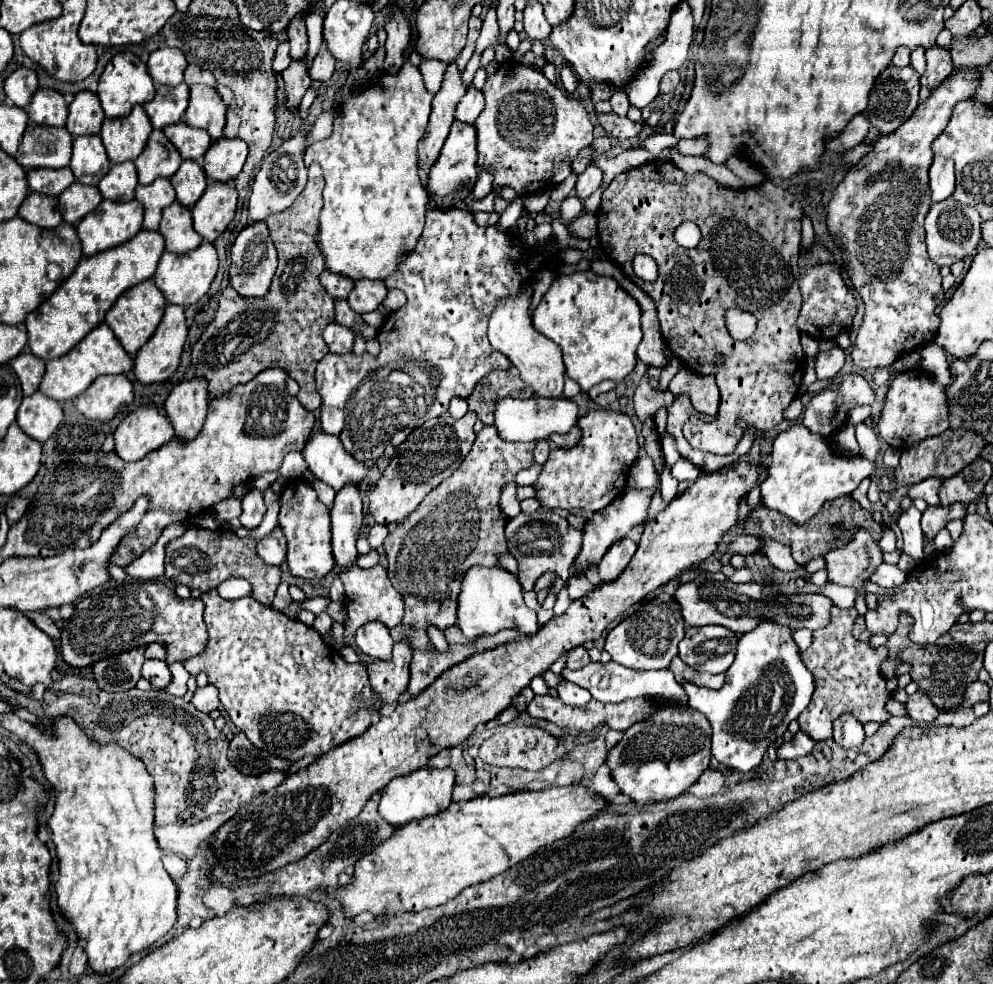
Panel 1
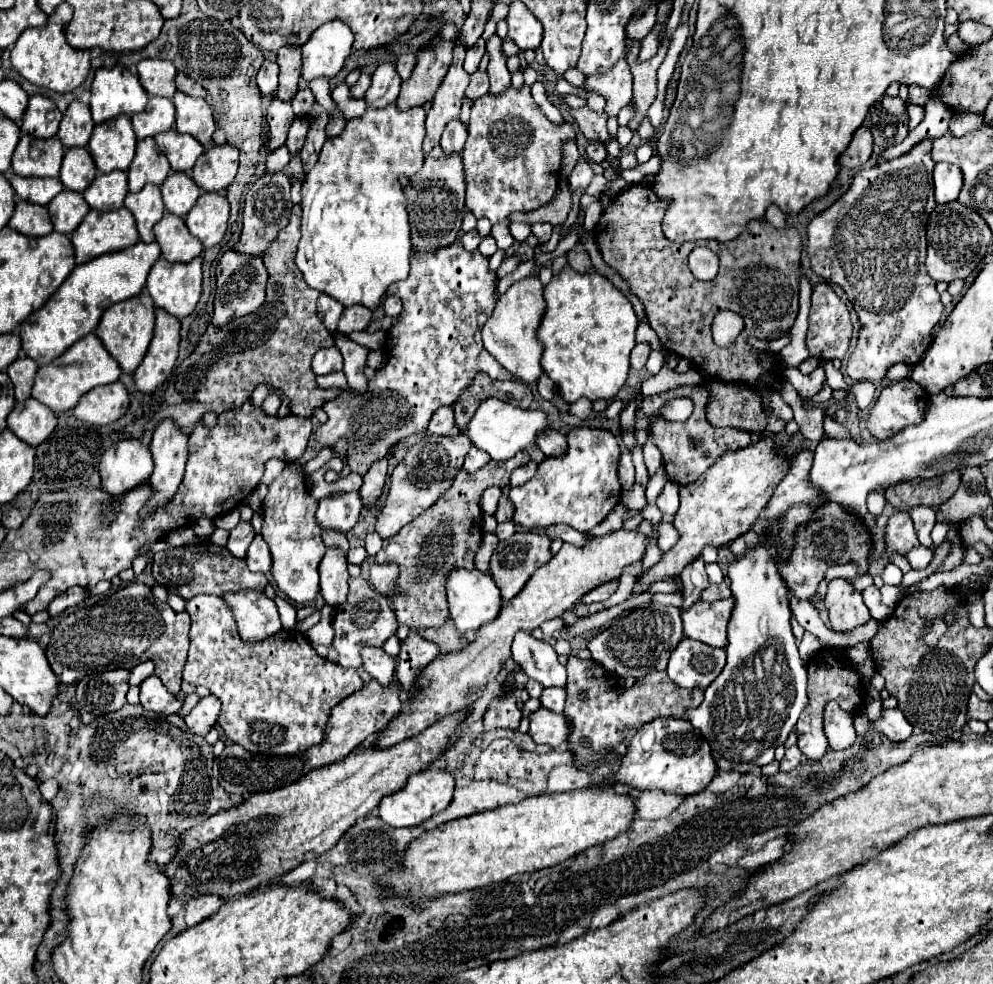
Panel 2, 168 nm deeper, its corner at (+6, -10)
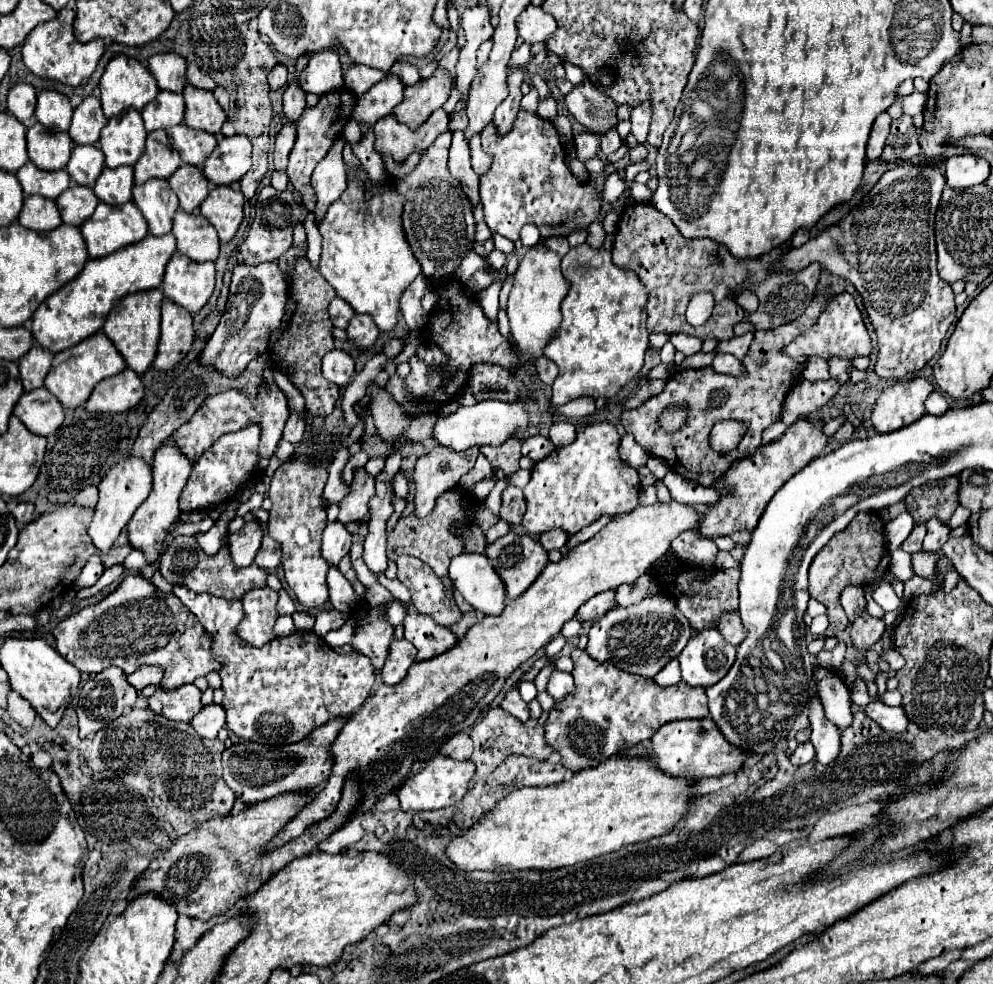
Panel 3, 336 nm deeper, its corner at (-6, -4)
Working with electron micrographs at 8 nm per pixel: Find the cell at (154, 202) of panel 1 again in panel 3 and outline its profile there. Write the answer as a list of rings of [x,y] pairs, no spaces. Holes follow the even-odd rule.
[[[147,180],[147,184],[133,186],[133,202],[145,216],[149,232],[153,236],[163,236],[171,232],[179,200],[169,188],[167,180]]]

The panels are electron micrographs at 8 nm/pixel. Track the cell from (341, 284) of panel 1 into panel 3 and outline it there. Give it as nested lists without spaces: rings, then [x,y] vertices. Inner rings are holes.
[[[335,298],[331,304],[329,304],[329,316],[331,316],[331,322],[333,326],[337,328],[347,328],[349,326],[349,320],[353,318],[353,308],[349,308],[349,304],[345,304],[345,300],[341,298]]]

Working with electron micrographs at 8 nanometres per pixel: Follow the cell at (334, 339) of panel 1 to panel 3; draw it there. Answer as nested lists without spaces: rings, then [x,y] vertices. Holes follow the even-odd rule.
[[[343,350],[327,352],[327,356],[323,358],[323,376],[341,388],[347,386],[355,376],[353,358]]]

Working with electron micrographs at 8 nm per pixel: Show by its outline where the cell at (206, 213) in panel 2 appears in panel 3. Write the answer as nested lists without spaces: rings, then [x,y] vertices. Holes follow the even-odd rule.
[[[213,186],[199,206],[201,214],[215,226],[221,242],[229,242],[243,220],[243,192],[229,186]]]

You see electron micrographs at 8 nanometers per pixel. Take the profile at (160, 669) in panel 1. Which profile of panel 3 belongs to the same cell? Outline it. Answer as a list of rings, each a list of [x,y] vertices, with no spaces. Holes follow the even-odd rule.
[[[185,684],[173,692],[157,692],[149,698],[149,708],[155,714],[175,722],[189,722],[201,710],[201,692],[193,684]]]

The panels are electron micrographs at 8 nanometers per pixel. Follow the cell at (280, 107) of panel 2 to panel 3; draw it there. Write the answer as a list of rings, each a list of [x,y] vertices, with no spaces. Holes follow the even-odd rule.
[[[283,124],[281,132],[277,134],[275,150],[273,150],[275,170],[285,170],[287,168],[287,156],[293,148],[293,140],[295,140],[295,124]]]

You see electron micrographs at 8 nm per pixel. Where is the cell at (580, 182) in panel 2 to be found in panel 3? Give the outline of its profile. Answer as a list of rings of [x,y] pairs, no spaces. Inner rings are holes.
[[[581,132],[581,134],[577,134],[575,136],[575,150],[577,150],[577,158],[581,160],[581,162],[585,162],[585,160],[589,160],[591,156],[595,156],[597,154],[597,150],[599,150],[599,140],[597,140],[597,136],[595,134],[591,134],[591,132]]]

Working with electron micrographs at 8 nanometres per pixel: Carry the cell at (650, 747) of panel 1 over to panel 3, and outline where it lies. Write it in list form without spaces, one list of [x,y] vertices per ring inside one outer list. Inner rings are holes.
[[[711,718],[669,722],[659,732],[655,732],[651,742],[653,742],[653,754],[655,754],[653,762],[671,776],[685,776],[691,780],[723,776],[729,772],[737,772],[745,762],[745,752],[729,744]]]

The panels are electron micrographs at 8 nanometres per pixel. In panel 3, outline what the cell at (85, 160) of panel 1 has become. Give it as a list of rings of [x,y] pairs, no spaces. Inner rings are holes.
[[[73,146],[71,160],[65,170],[79,186],[93,186],[103,166],[105,158],[97,146]]]

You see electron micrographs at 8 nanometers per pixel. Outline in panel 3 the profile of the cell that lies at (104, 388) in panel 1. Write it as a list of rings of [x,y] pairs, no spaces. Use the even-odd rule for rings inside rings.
[[[125,368],[121,374],[101,380],[101,384],[97,384],[93,394],[89,396],[85,408],[89,412],[121,414],[135,408],[141,402],[141,398],[143,398],[141,378],[131,368]]]

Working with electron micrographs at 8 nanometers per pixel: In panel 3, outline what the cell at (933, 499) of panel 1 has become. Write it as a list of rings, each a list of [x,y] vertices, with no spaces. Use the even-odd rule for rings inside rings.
[[[929,520],[927,524],[927,536],[923,540],[923,552],[937,552],[941,546],[949,540],[951,528],[947,524],[941,524],[939,520]]]

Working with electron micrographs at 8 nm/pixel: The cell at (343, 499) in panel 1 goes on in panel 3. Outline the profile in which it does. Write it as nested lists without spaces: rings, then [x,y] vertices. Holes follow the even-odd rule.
[[[331,568],[327,574],[327,584],[329,584],[329,602],[333,610],[349,614],[355,610],[355,592],[349,584],[349,580],[337,570]]]

